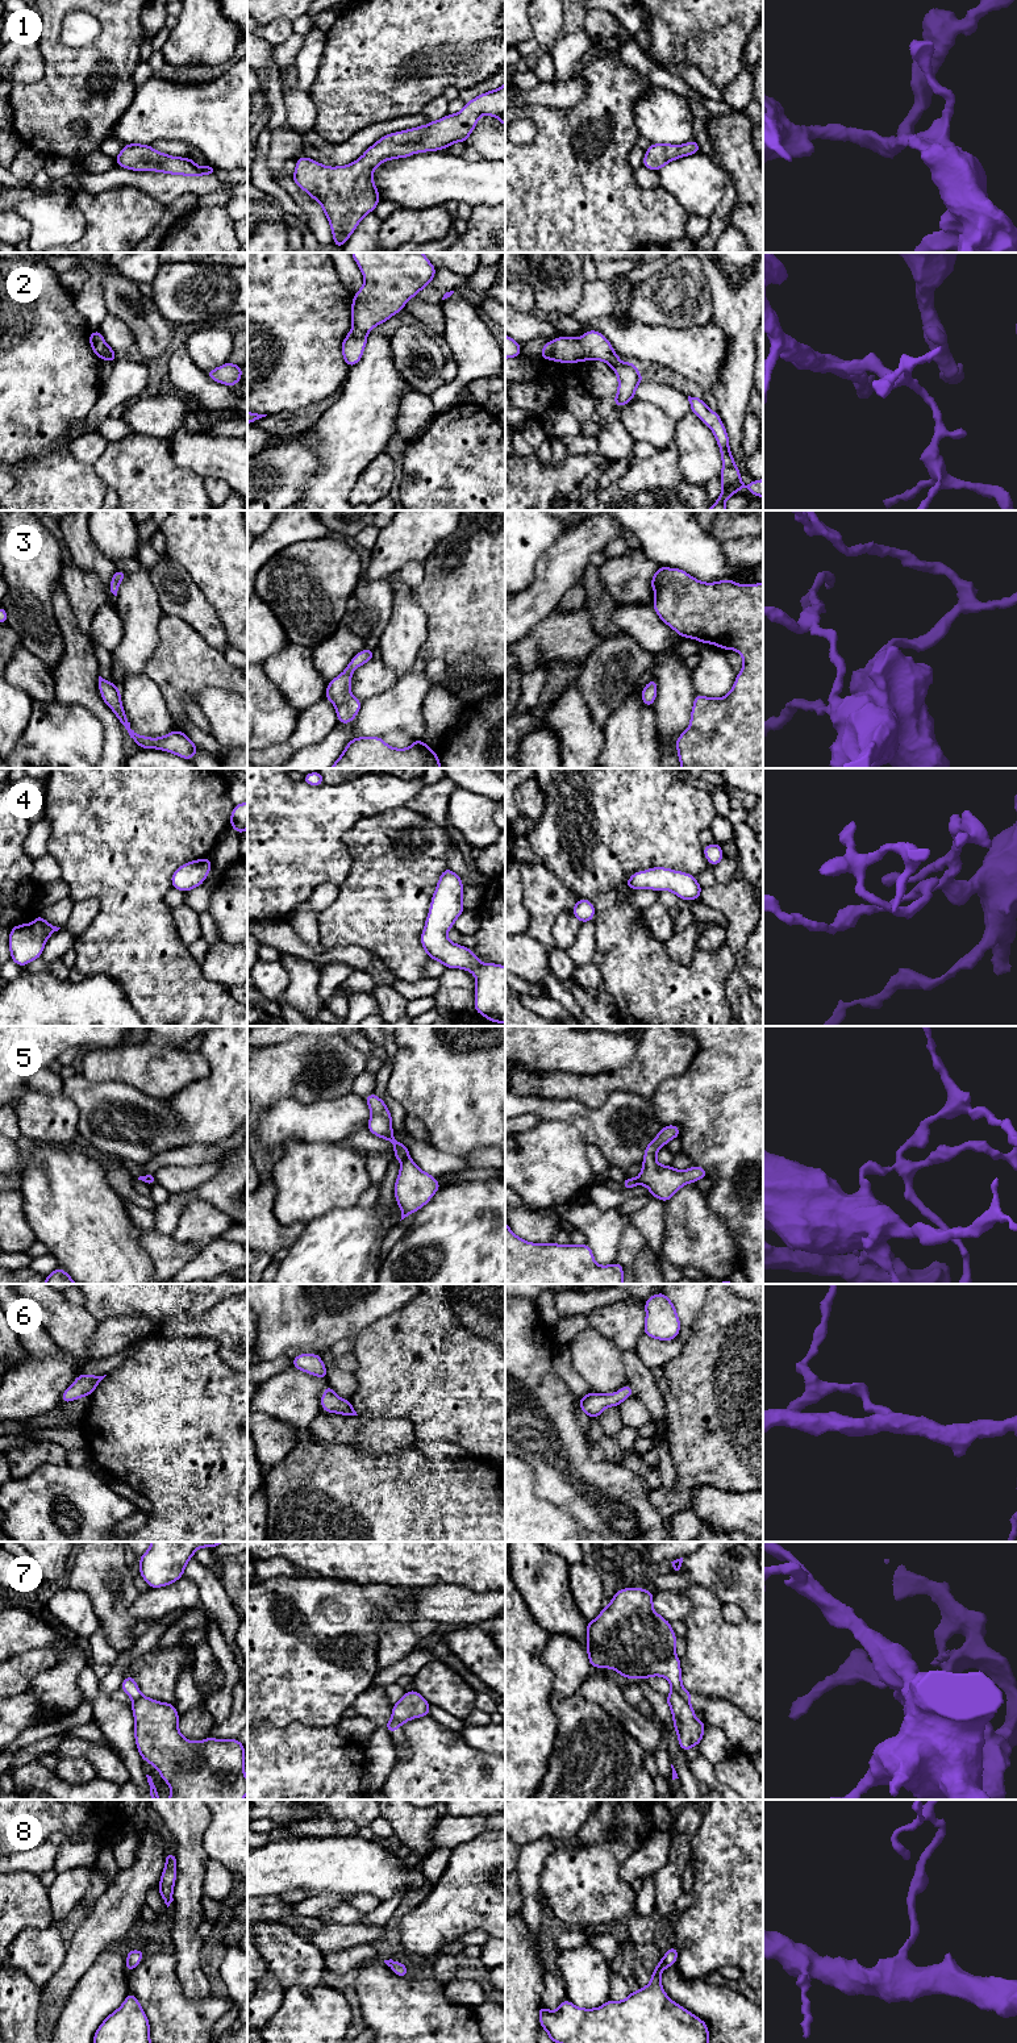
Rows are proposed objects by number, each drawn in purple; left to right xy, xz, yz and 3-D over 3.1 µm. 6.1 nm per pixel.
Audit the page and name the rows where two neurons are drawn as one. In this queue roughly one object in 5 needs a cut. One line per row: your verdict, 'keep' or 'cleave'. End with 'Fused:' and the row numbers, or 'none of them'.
1: keep
2: keep
3: keep
4: keep
5: cleave
6: keep
7: cleave
8: keep
Fused: 5, 7

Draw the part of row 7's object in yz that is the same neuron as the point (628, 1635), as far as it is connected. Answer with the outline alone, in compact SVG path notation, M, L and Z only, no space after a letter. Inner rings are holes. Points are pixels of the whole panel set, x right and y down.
M624 1588L617 1590L609 1605L599 1617L587 1622L587 1652L591 1667L613 1668L625 1679L649 1679L663 1676L671 1689L679 1692L685 1701L695 1694L683 1688L680 1659L675 1652L676 1635L671 1623L653 1609L654 1594L646 1588Z

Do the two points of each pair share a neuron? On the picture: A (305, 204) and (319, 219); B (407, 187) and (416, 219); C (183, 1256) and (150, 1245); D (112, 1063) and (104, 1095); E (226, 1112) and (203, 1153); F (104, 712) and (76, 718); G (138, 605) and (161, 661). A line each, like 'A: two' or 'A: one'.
A: one
B: two
C: one
D: two
E: two
F: two
G: two

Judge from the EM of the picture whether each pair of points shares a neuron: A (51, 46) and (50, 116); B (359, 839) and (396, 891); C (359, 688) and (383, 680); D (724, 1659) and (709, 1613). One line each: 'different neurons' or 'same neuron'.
A: same neuron
B: same neuron
C: same neuron
D: same neuron

